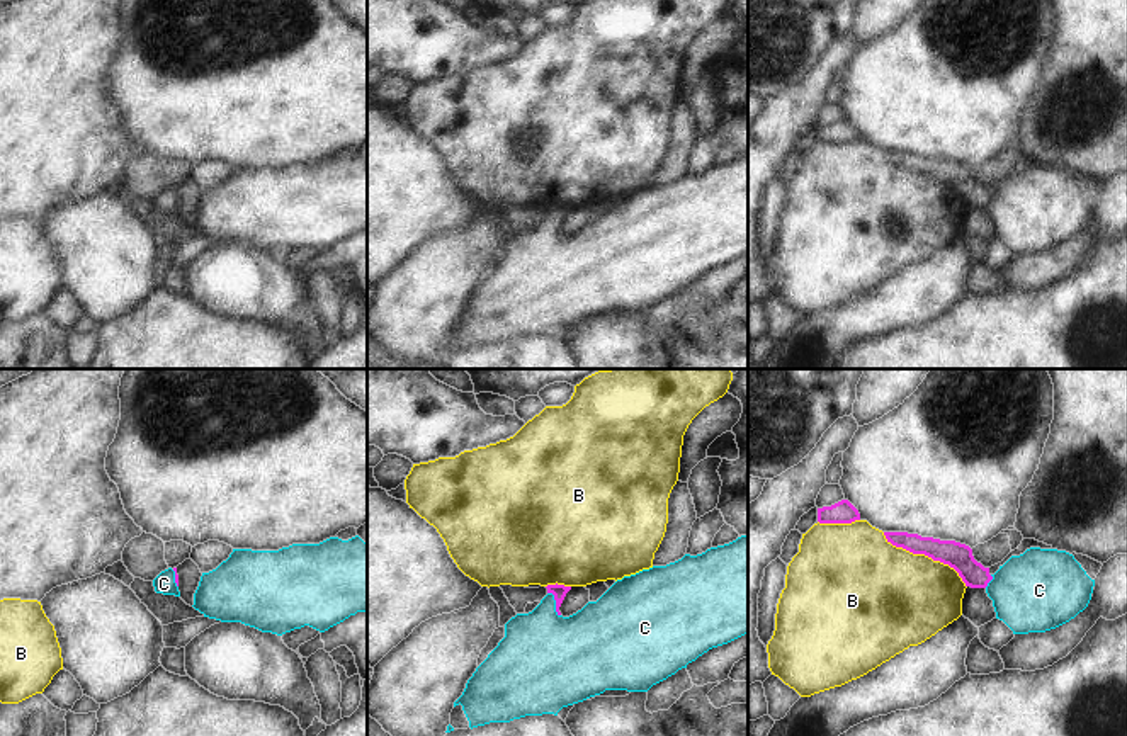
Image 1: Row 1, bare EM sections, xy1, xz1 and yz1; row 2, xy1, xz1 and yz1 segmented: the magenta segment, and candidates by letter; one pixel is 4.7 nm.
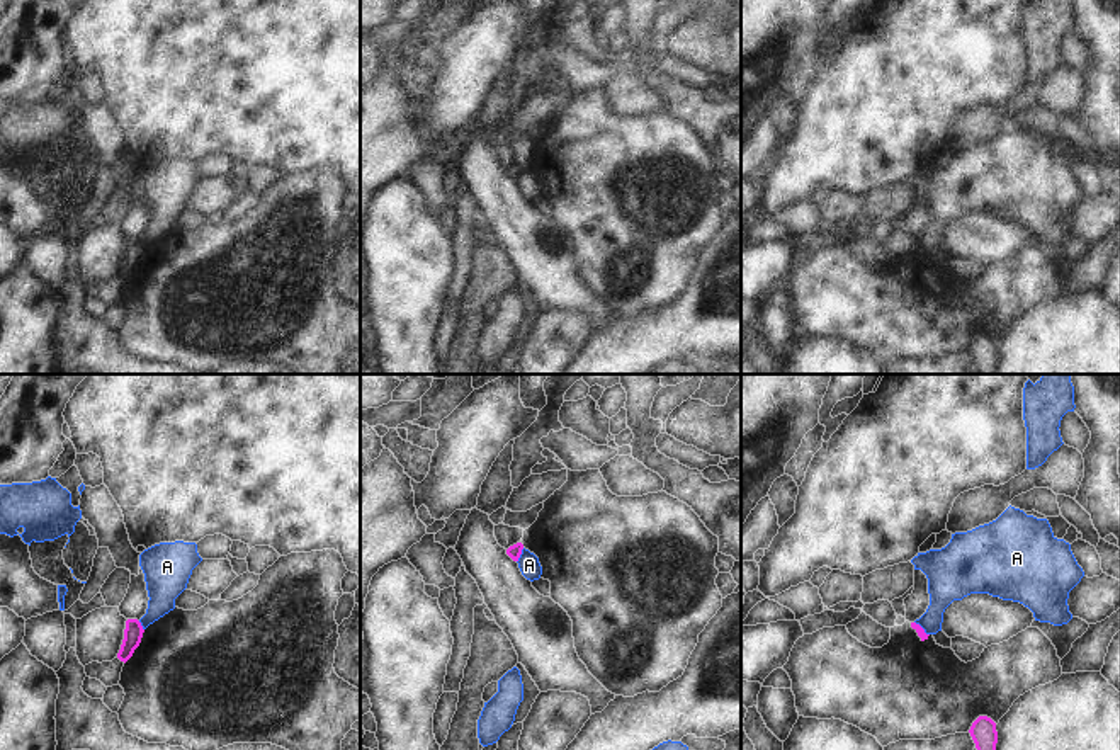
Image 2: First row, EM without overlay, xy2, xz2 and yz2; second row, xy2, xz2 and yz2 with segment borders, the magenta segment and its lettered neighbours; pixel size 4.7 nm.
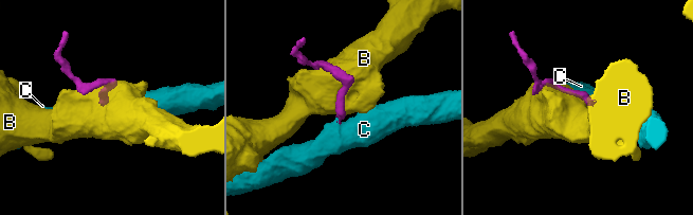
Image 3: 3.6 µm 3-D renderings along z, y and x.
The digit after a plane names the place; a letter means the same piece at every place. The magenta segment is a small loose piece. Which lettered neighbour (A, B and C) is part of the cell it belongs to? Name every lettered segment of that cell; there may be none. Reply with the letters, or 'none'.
C

